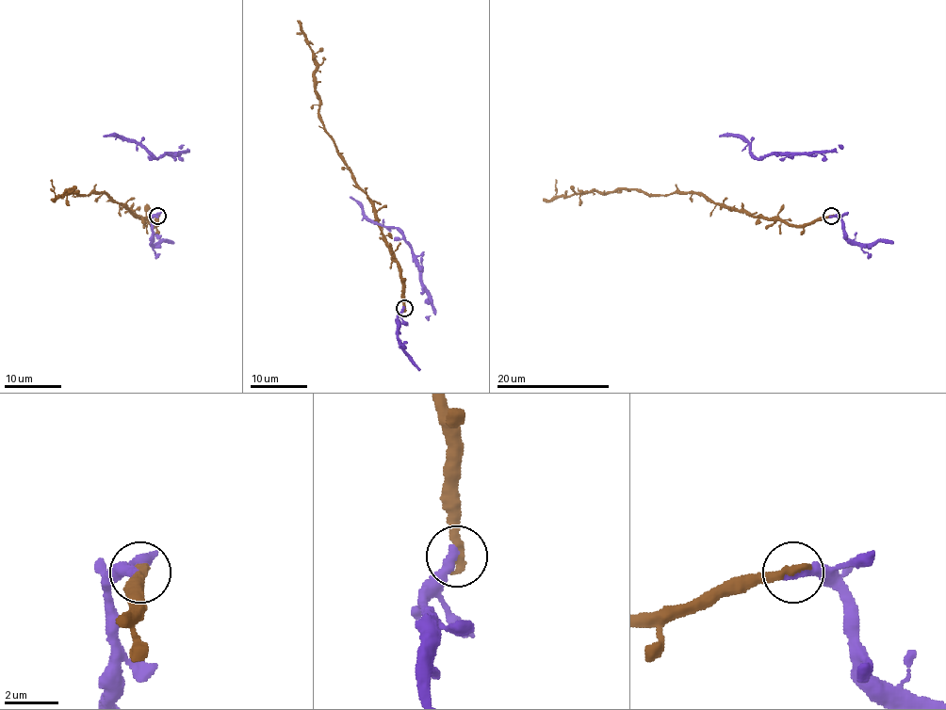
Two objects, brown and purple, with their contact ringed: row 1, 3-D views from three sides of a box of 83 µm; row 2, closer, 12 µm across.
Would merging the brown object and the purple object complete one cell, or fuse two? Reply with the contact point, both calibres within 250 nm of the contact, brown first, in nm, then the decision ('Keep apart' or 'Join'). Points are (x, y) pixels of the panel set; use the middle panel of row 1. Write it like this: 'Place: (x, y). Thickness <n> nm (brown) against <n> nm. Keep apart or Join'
Place: (404, 308). Thickness 380 nm (brown) against 400 nm. Join

